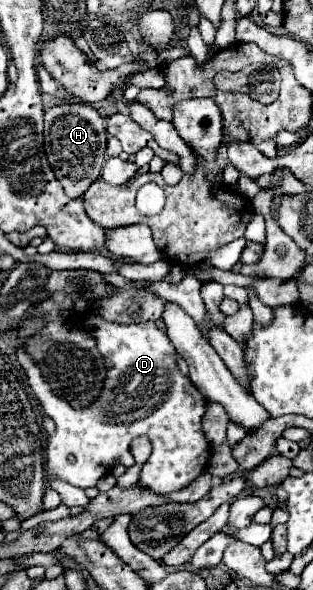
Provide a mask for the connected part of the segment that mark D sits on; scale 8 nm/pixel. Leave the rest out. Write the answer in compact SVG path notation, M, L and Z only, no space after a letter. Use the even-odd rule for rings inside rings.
M93 311L77 317L79 327L93 331L93 337L99 345L99 351L105 359L107 379L99 399L85 409L73 409L67 401L59 399L43 379L35 361L19 347L23 337L29 337L43 321L27 319L17 333L17 357L23 369L27 371L29 385L37 399L41 401L45 413L55 421L57 433L49 437L47 443L47 475L59 481L67 481L75 487L87 489L95 487L103 477L103 471L113 465L115 459L121 459L125 467L135 463L131 453L131 439L147 435L153 451L151 457L141 465L139 483L155 493L167 495L179 491L207 467L209 443L201 431L201 417L205 413L205 399L195 389L195 385L183 377L173 359L173 345L155 323L139 325L117 325L101 317L95 317ZM75 455L75 463L69 463L67 457Z

